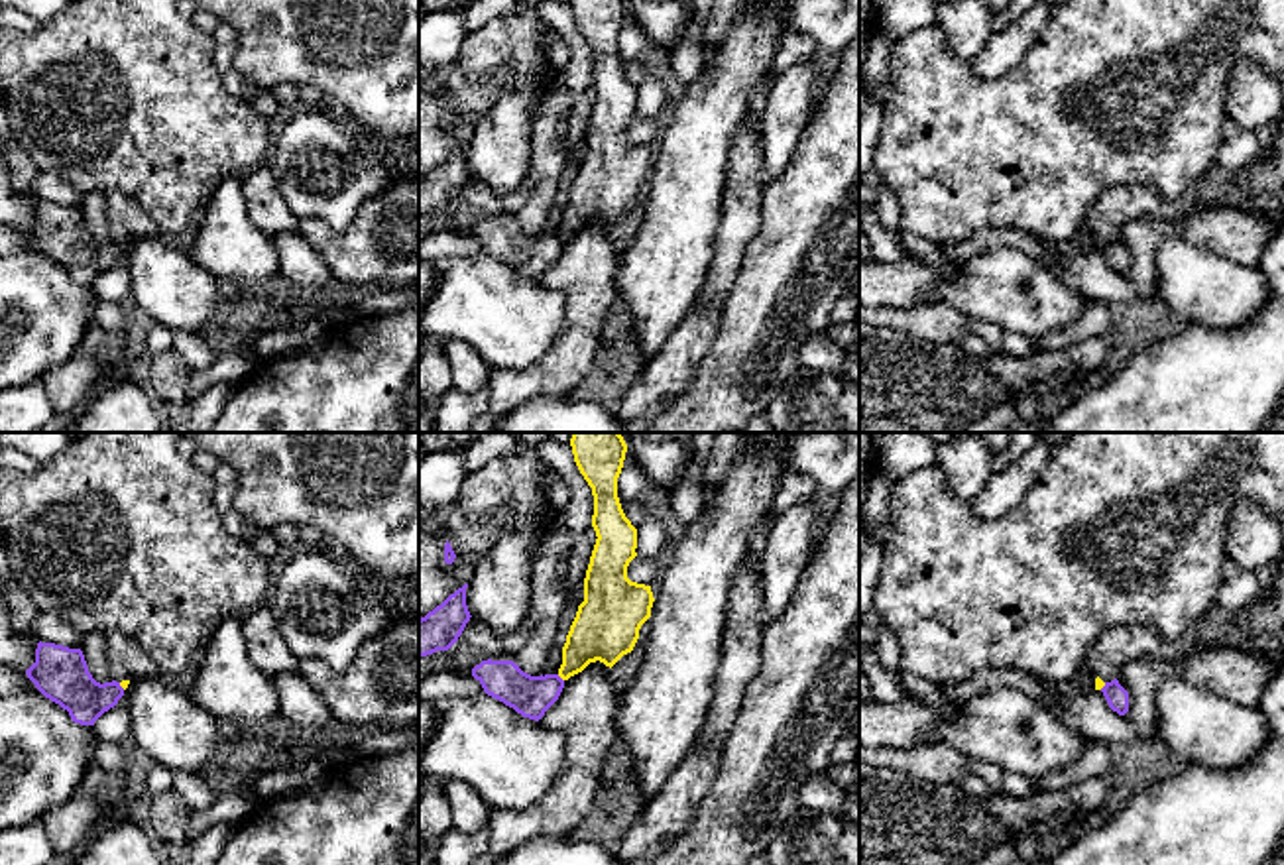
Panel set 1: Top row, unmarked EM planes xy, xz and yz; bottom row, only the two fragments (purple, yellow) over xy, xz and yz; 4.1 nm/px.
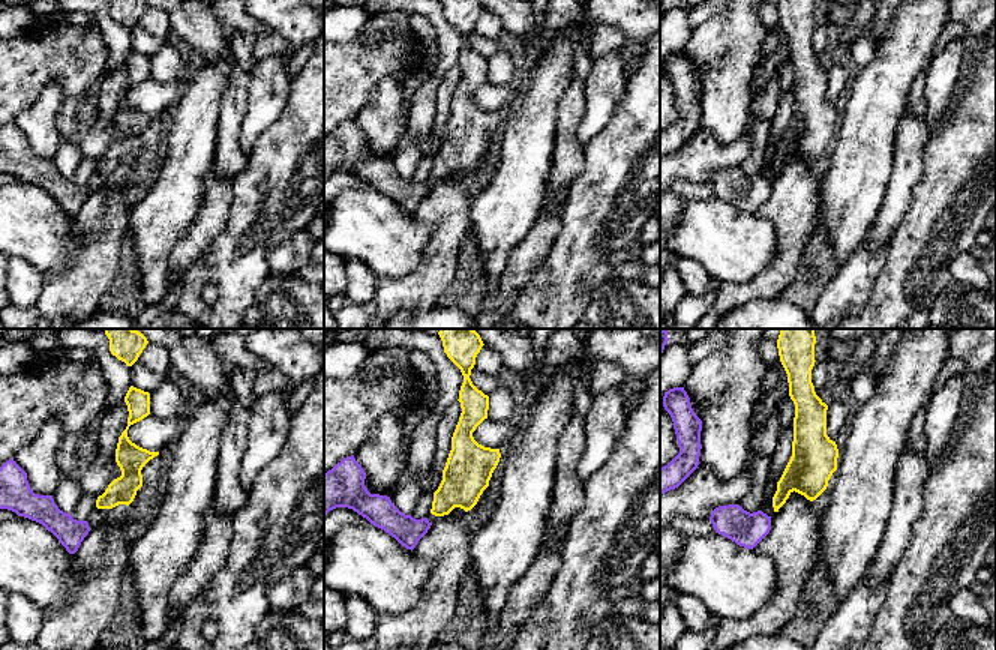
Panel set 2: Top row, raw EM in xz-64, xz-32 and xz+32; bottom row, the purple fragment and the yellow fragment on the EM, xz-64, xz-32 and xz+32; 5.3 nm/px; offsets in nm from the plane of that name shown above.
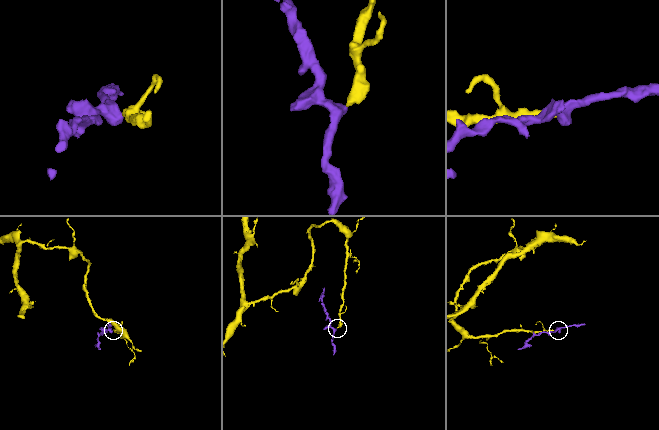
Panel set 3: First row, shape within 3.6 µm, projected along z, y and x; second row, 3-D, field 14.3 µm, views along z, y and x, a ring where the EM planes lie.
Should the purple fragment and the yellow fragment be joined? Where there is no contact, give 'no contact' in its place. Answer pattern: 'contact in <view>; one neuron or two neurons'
contact in xz; two neurons

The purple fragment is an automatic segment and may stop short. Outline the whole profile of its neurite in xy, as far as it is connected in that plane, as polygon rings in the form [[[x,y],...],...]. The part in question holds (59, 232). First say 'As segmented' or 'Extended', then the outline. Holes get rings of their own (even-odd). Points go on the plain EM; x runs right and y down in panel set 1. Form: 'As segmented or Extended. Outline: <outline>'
As segmented. Outline: [[[37,202],[35,222],[26,230],[35,248],[69,271],[81,285],[94,281],[124,256],[120,242],[96,242],[81,208]]]

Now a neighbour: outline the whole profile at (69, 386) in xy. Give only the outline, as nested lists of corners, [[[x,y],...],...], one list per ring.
[[[92,322],[81,344],[41,377],[55,413],[73,413],[92,399],[94,385],[128,362],[122,334]]]

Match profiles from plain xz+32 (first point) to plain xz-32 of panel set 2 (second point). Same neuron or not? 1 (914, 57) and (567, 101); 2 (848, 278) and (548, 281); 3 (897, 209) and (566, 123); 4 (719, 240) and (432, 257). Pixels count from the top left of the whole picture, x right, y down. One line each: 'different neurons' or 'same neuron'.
1: different neurons
2: different neurons
3: same neuron
4: different neurons

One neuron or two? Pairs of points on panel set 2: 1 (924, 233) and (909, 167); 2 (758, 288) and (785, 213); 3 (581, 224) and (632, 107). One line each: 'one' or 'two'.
1: two
2: one
3: one

